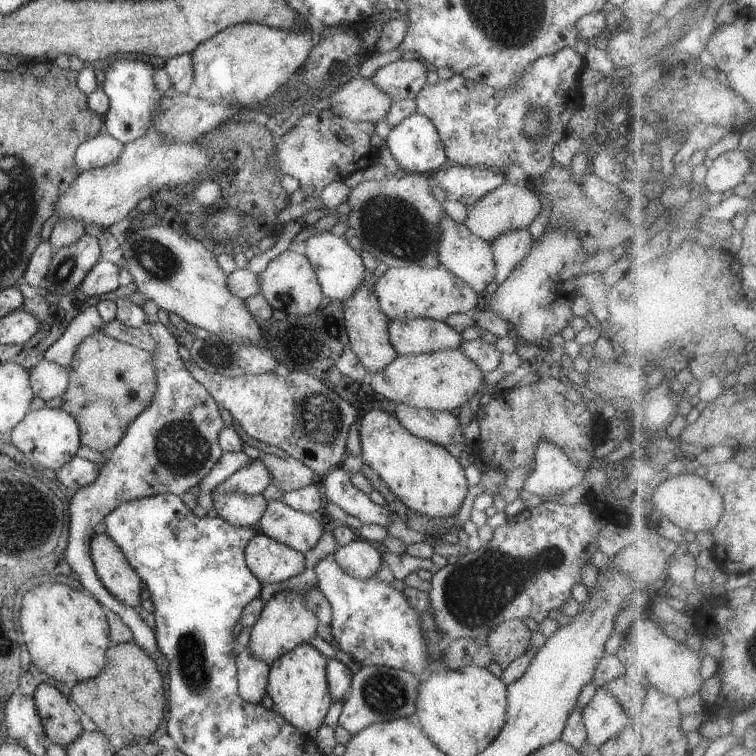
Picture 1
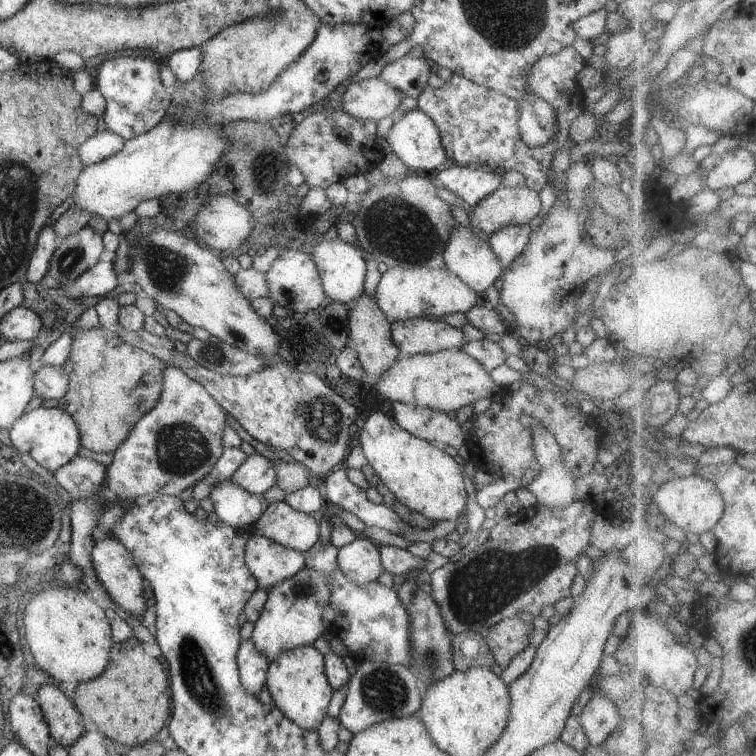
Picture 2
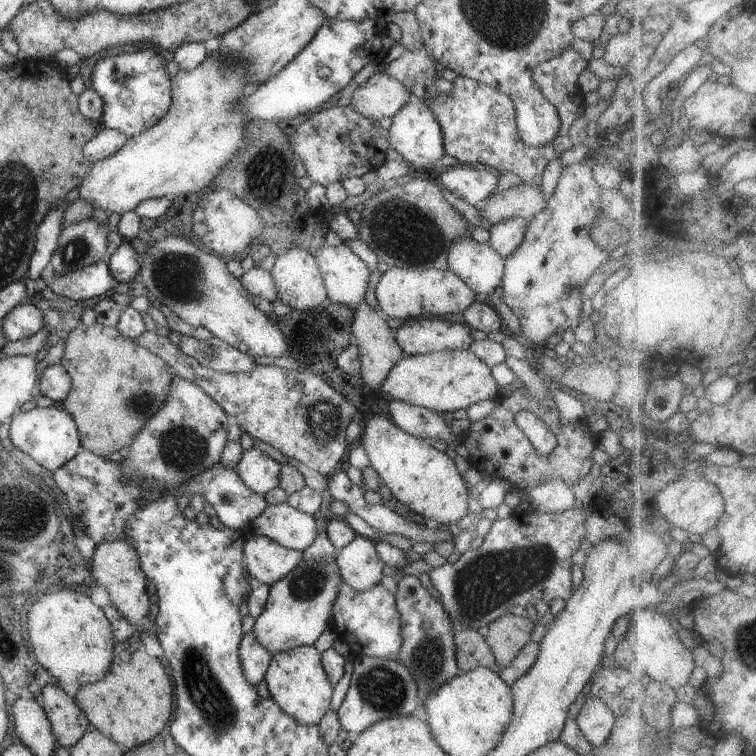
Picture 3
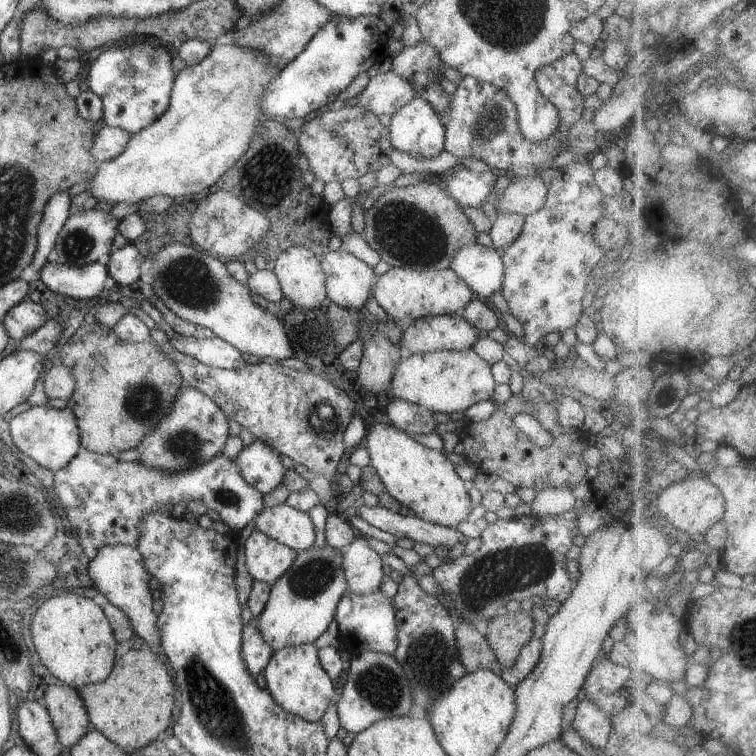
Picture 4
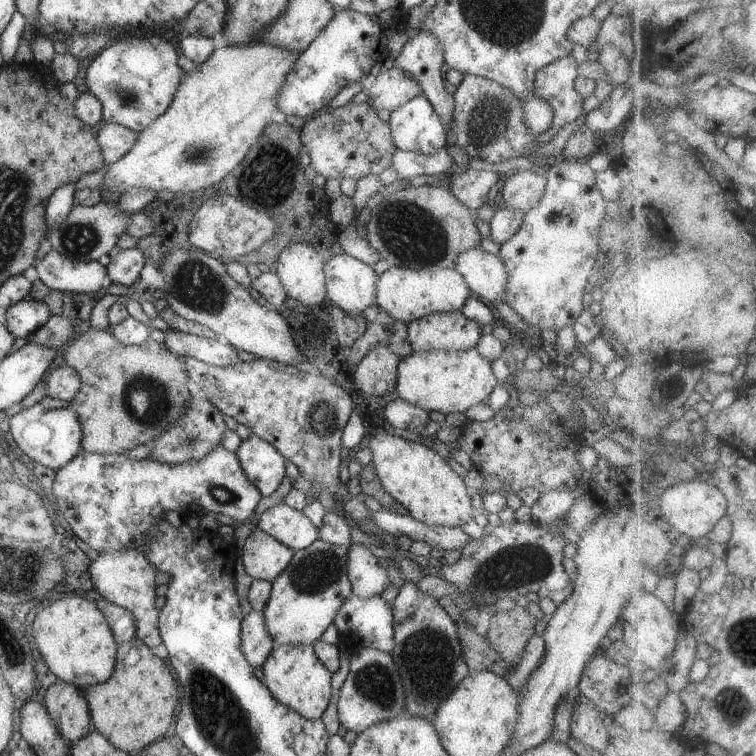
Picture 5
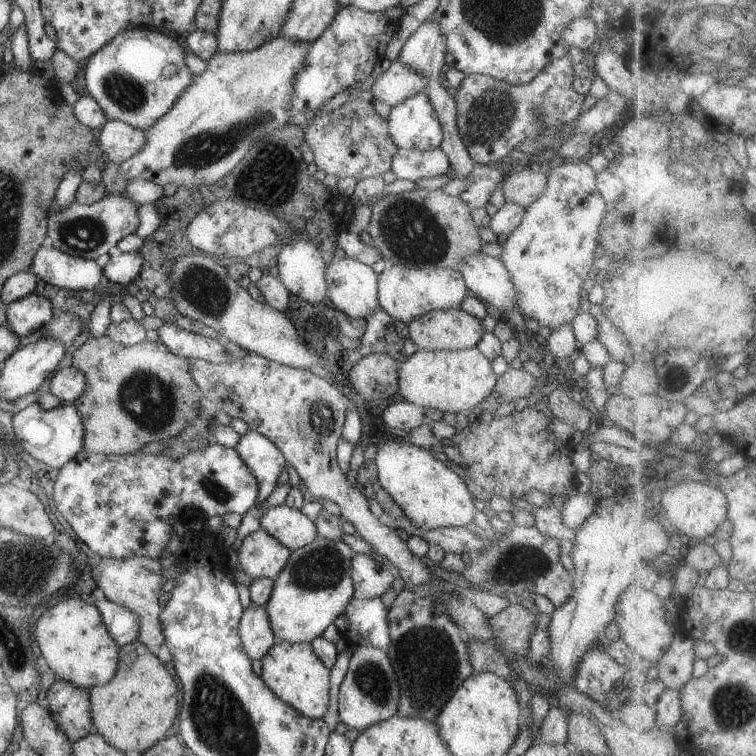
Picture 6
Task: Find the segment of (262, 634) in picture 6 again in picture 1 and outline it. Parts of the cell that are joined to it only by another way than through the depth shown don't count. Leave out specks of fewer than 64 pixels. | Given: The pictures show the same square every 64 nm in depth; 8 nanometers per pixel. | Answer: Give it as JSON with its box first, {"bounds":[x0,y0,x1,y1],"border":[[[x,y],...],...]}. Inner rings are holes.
{"bounds":[235,646,269,703],"border":[[[249,646],[239,648],[235,658],[239,695],[251,703],[260,703],[267,692],[269,666],[263,660],[251,655]]]}

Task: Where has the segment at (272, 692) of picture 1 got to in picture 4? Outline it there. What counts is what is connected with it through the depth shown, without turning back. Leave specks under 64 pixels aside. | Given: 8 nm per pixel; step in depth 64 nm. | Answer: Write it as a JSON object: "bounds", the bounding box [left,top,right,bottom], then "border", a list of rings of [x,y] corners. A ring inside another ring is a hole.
{"bounds":[262,643,336,723],"border":[[[315,643],[287,646],[273,651],[262,674],[266,679],[267,691],[286,712],[313,723],[321,720],[336,697],[336,686],[320,664]]]}

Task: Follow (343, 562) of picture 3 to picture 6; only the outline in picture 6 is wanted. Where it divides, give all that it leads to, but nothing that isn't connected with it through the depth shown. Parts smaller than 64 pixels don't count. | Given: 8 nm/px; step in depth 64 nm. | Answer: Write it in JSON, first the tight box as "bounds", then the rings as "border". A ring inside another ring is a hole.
{"bounds":[351,553,394,599],"border":[[[354,553],[351,577],[354,583],[353,596],[356,599],[381,597],[394,584],[392,568],[369,558],[365,553]]]}

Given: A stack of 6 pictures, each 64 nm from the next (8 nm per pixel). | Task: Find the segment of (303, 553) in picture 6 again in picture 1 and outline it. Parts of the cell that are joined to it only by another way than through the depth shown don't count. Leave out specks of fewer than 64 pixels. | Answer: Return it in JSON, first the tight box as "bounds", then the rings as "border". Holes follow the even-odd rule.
{"bounds":[248,588,319,666],"border":[[[299,588],[270,589],[260,616],[251,628],[248,644],[251,655],[270,666],[287,650],[292,650],[301,644],[310,644],[317,635],[319,623],[318,617],[306,604],[304,590]]]}

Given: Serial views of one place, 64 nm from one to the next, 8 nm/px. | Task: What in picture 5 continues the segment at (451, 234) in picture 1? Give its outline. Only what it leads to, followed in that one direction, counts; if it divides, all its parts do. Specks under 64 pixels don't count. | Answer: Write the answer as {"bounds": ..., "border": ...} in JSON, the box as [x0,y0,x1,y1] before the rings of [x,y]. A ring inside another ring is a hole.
{"bounds":[455,247,507,305],"border":[[[481,247],[465,250],[457,256],[455,269],[464,277],[472,295],[482,298],[482,301],[489,305],[496,300],[504,302],[507,289],[507,270],[499,255],[488,254]]]}

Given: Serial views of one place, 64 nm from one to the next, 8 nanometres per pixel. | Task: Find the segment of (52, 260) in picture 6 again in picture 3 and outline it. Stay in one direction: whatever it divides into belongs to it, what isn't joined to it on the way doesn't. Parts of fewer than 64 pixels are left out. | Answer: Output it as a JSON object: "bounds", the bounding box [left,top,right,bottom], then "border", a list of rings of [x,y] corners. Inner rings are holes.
{"bounds":[46,261,117,300],"border":[[[103,261],[84,268],[54,275],[46,284],[57,296],[72,300],[90,300],[112,290],[117,280],[112,276],[109,266]]]}

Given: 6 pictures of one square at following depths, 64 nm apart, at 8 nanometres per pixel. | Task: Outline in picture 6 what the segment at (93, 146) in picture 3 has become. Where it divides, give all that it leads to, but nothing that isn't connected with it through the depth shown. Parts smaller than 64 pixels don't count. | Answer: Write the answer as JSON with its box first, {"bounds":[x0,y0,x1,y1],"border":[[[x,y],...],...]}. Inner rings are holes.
{"bounds":[96,120,147,164],"border":[[[110,120],[96,133],[96,139],[104,159],[116,164],[127,161],[147,142],[142,129],[122,121]]]}

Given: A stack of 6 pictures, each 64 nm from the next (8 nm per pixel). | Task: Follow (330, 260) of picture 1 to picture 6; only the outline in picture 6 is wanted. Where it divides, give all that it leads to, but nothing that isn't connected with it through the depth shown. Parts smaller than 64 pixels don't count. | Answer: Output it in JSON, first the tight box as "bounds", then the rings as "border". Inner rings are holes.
{"bounds":[325,256,379,319],"border":[[[348,256],[337,261],[329,261],[325,272],[327,289],[330,292],[330,300],[344,314],[353,319],[365,319],[379,306],[378,281],[379,274],[374,272],[371,266],[355,261]]]}

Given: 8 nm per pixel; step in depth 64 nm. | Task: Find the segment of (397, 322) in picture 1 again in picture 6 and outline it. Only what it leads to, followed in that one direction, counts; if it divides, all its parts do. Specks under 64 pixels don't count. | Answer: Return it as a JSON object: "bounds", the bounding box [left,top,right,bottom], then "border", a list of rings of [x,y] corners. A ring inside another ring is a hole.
{"bounds":[408,307,486,351],"border":[[[460,307],[427,312],[411,320],[408,328],[412,342],[425,351],[476,347],[486,333],[482,321]]]}

